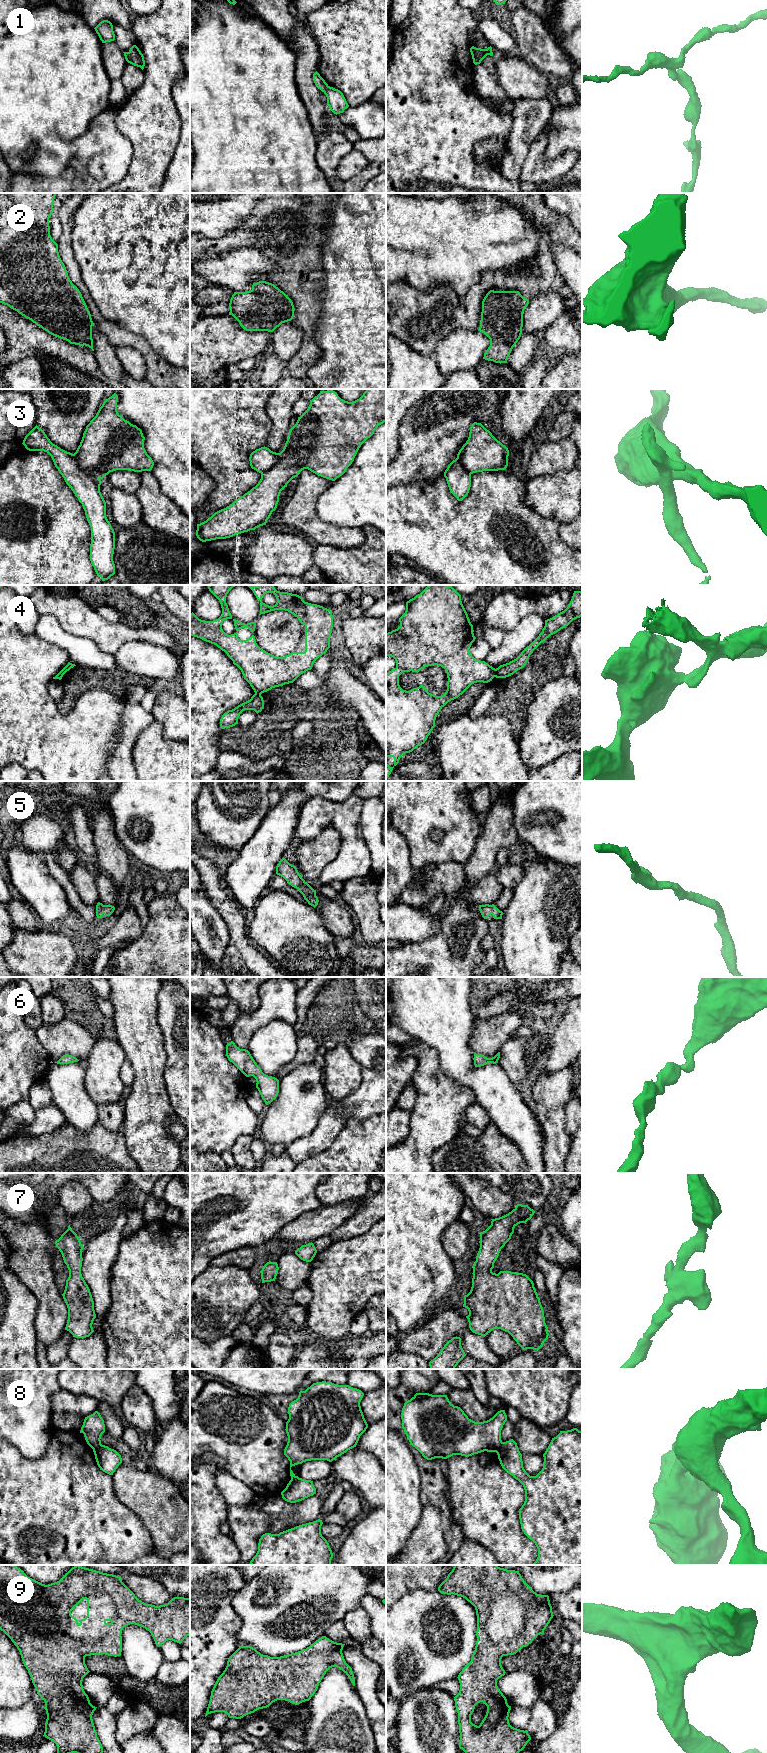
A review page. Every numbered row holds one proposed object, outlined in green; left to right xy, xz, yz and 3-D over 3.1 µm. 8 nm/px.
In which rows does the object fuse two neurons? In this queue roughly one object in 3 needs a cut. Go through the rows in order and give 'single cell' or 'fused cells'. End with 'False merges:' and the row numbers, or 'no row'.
1: fused cells
2: single cell
3: fused cells
4: fused cells
5: single cell
6: single cell
7: single cell
8: fused cells
9: single cell
False merges: 1, 3, 4, 8

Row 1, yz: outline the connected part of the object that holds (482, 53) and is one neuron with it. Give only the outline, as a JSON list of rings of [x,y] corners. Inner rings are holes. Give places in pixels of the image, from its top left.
[[[488,47],[487,49],[481,49],[481,48],[476,48],[477,49],[477,53],[478,53],[478,59],[479,59],[479,62],[478,64],[481,63],[481,61],[487,56],[487,55],[490,55],[490,56],[493,56],[493,52],[492,52],[492,47]]]

